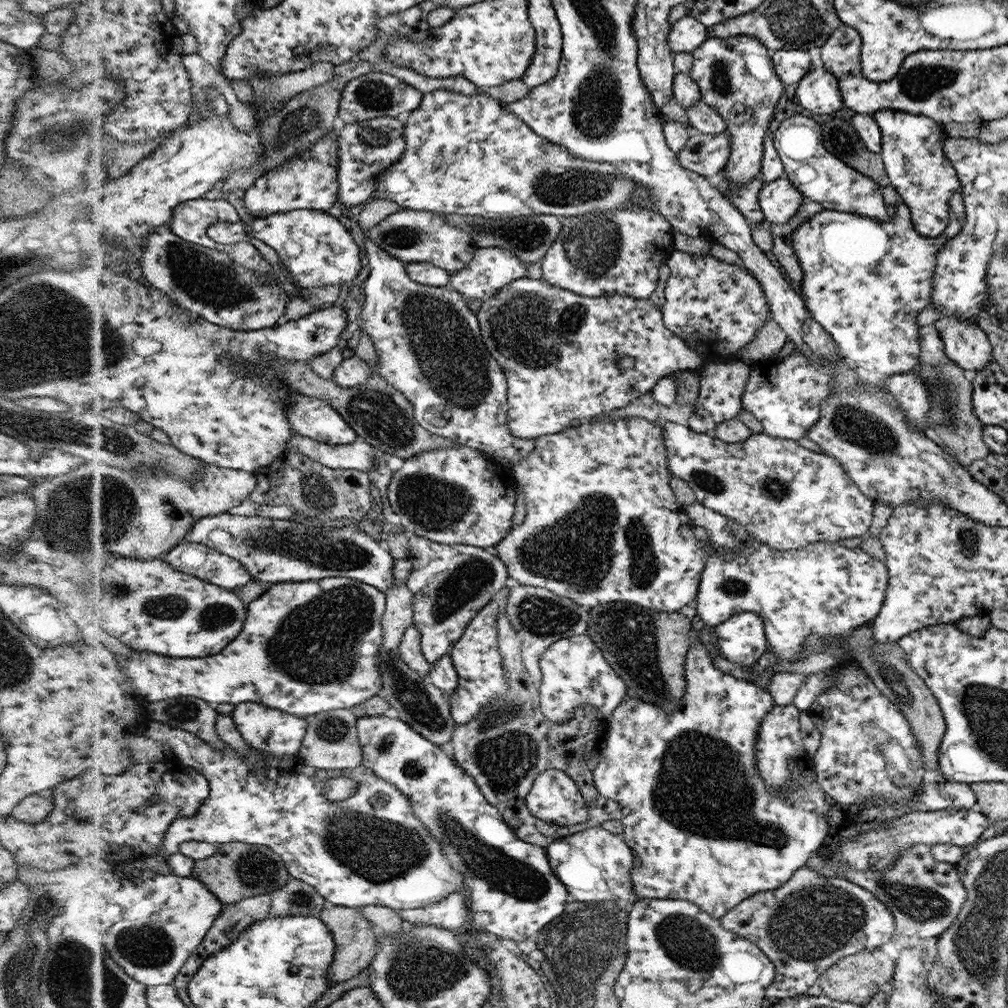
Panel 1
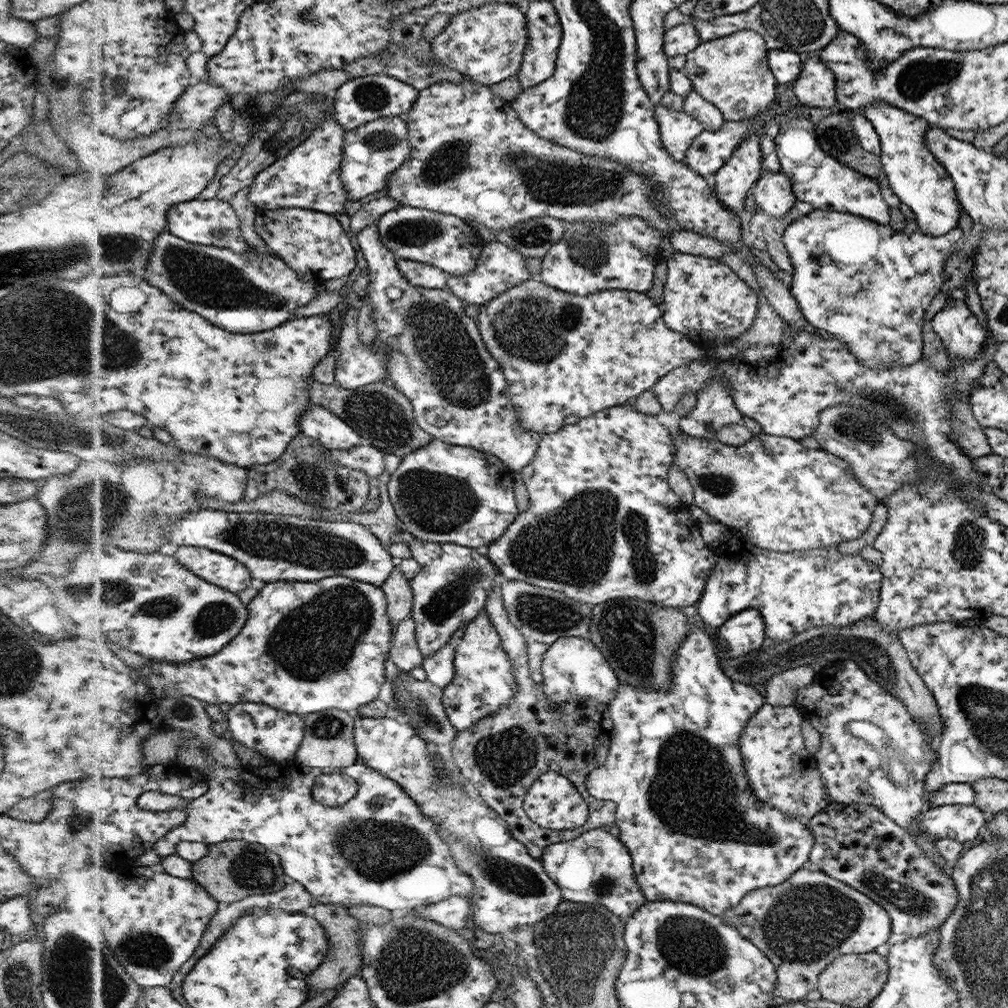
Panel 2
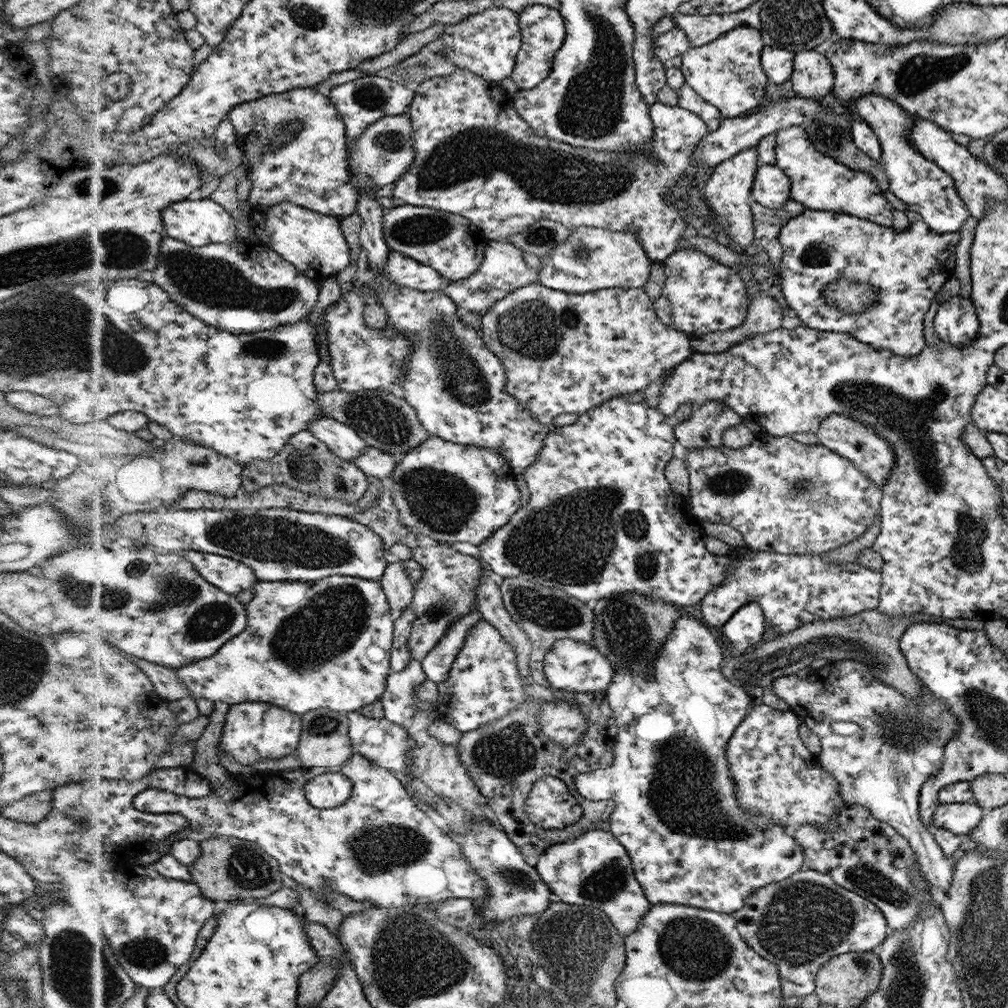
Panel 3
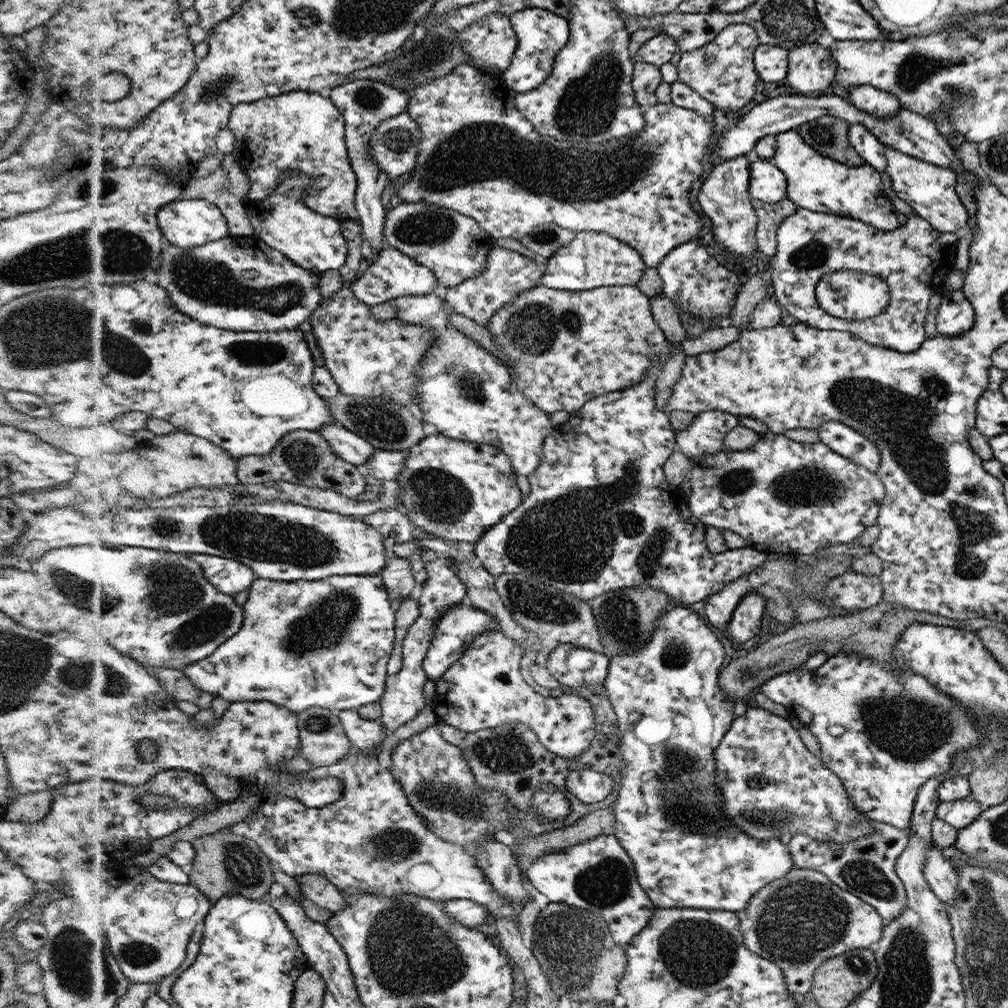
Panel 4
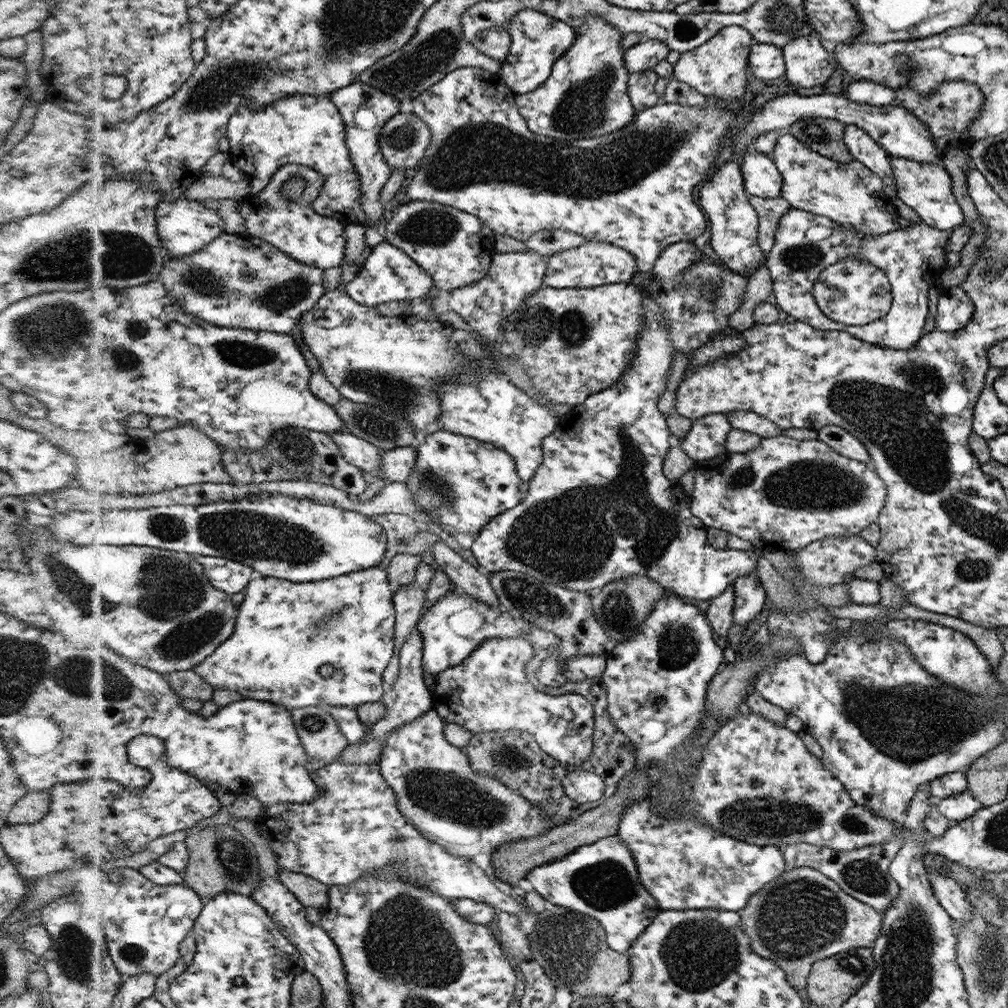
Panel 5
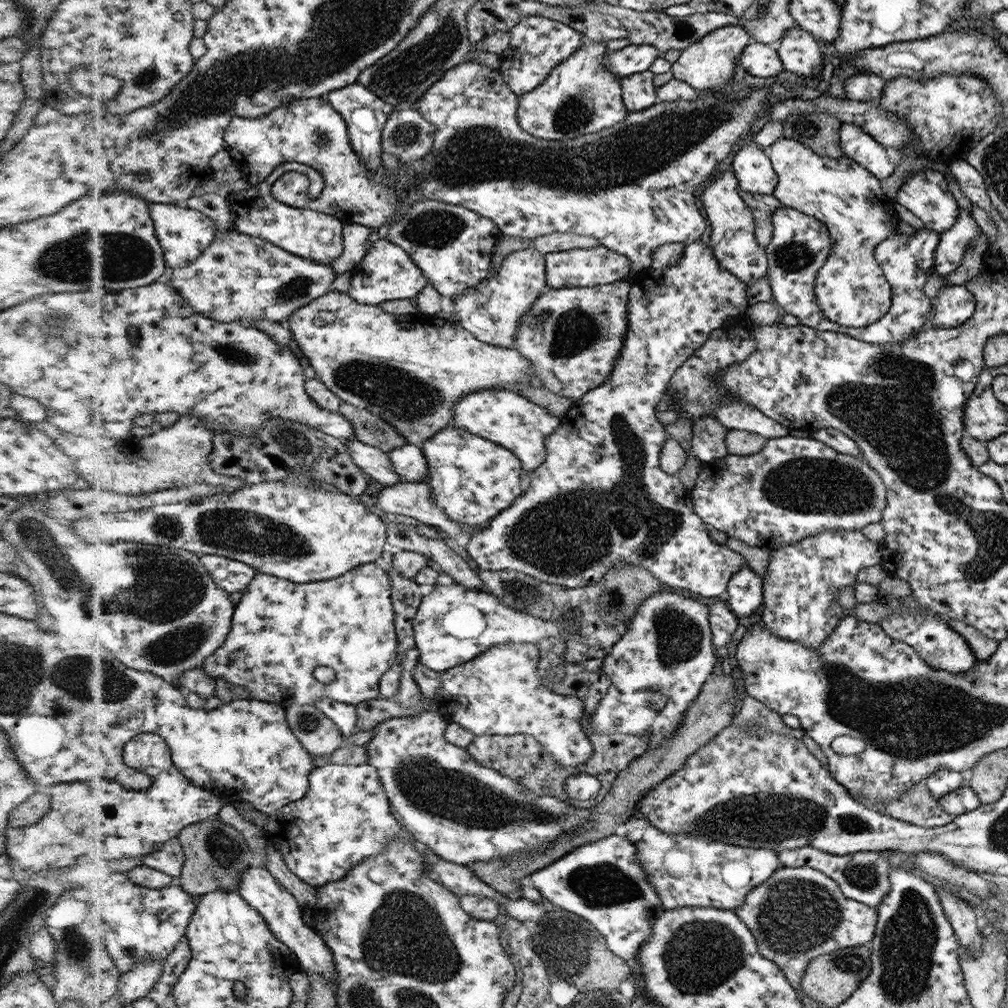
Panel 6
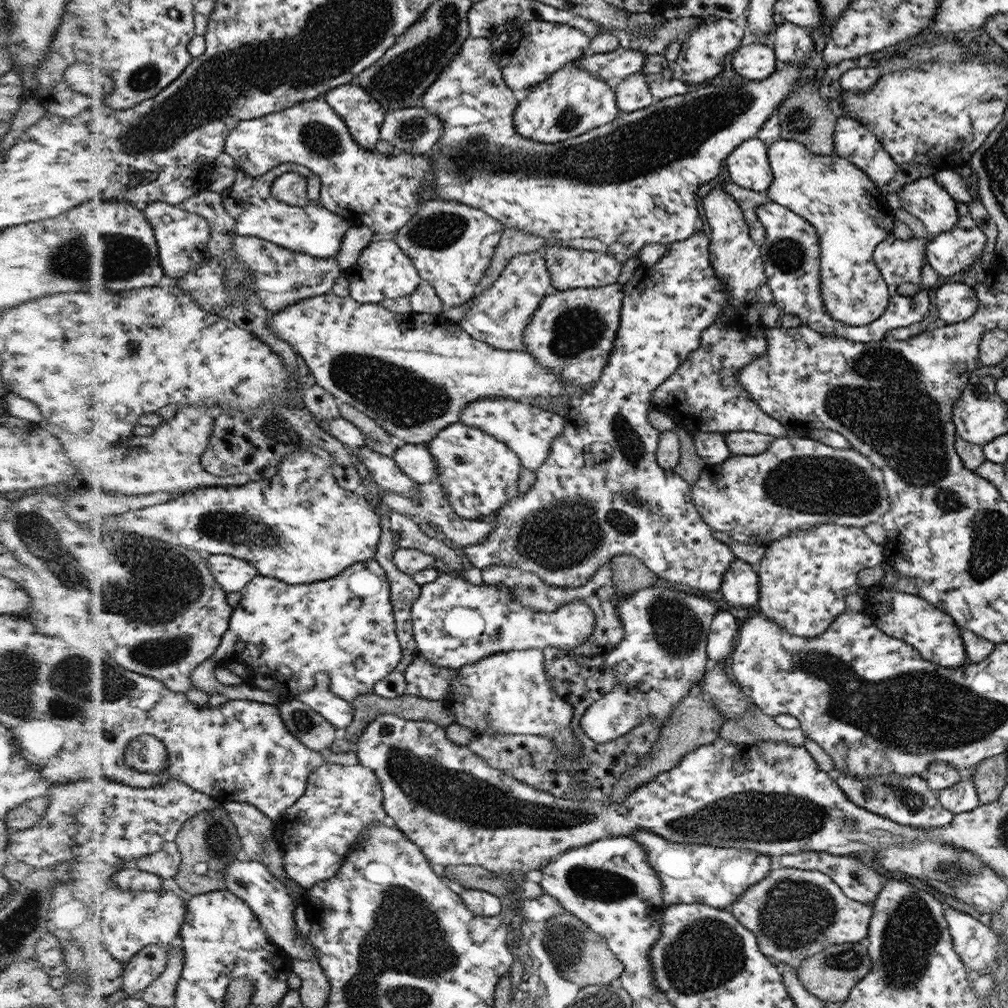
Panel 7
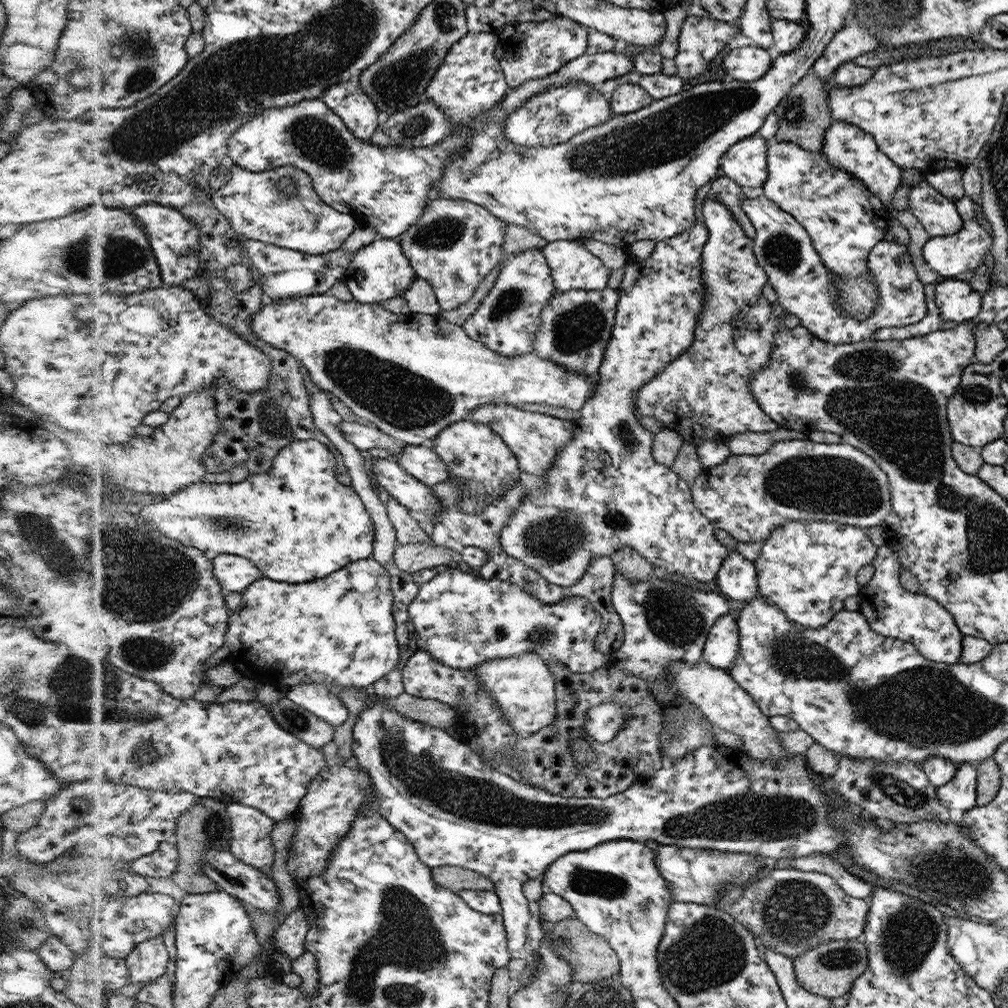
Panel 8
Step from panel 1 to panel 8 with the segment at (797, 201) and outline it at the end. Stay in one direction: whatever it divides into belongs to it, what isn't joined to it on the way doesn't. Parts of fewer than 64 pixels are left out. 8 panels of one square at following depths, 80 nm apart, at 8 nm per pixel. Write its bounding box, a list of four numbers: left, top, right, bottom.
[722,134,770,187]

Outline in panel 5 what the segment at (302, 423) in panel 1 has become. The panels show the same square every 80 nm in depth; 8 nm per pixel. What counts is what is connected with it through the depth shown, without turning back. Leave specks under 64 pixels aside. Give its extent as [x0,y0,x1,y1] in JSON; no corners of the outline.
[330,431,382,476]

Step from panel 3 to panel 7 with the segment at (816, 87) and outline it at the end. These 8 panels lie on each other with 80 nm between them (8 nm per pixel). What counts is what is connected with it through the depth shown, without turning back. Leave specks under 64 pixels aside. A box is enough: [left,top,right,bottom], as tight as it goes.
[772,22,815,68]

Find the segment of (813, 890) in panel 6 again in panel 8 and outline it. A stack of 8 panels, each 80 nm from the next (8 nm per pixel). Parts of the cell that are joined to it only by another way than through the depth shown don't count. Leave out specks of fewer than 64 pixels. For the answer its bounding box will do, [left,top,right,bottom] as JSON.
[726,868,870,960]

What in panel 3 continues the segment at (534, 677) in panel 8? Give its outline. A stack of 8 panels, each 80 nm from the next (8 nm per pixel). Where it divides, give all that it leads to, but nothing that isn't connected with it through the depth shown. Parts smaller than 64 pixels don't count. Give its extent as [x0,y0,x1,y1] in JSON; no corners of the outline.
[436,620,588,746]

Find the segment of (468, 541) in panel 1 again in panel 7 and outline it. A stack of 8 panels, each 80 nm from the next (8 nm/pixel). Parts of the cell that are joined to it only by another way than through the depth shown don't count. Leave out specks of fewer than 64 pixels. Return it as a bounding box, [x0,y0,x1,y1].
[425,422,519,520]

